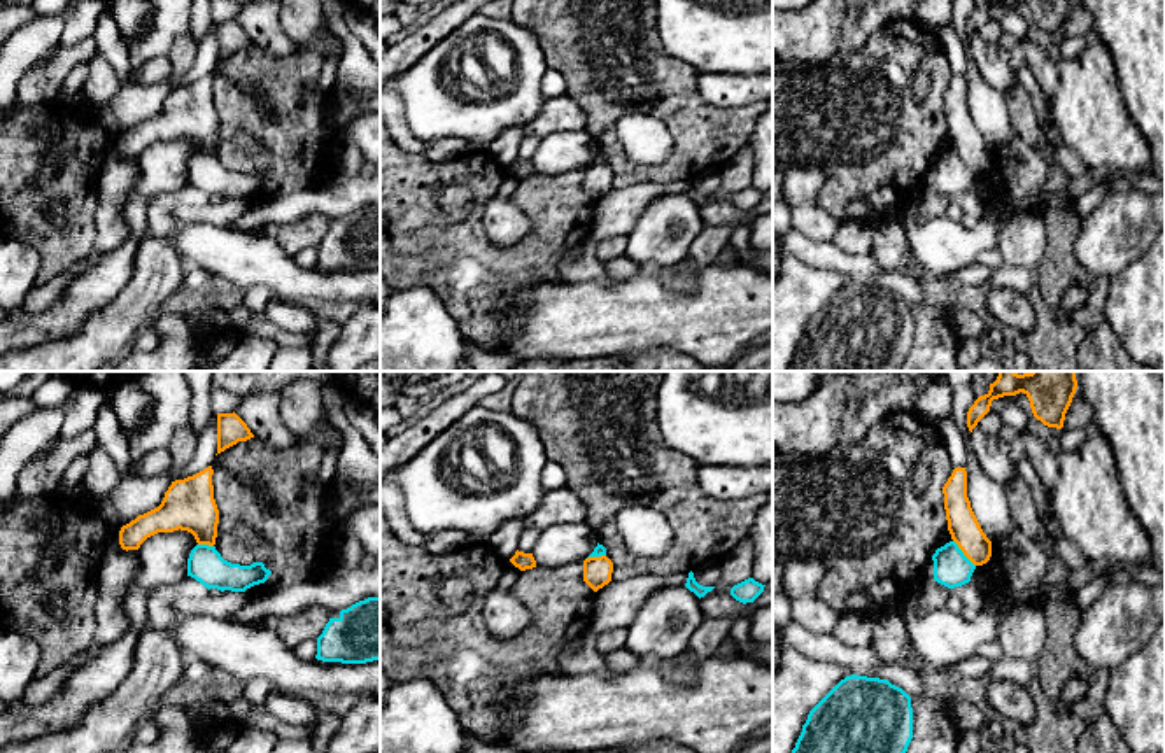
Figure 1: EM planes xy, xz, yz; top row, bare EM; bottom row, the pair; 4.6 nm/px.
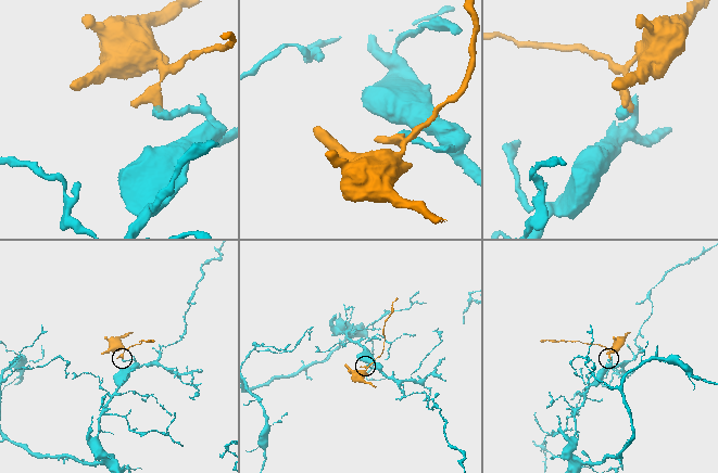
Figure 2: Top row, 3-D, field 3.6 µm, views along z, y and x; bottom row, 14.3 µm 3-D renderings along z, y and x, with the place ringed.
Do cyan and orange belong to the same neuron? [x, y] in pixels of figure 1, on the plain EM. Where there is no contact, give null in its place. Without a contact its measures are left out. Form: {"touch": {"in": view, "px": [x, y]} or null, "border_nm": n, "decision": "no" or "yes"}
{"touch": {"in": "yz", "px": [962, 161]}, "border_nm": 160, "decision": "no"}

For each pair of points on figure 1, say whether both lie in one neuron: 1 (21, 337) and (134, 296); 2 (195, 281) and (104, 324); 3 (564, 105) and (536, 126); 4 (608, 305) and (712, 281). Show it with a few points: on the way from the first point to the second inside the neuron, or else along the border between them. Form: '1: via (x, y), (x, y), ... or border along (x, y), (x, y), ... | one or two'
1: border along (130, 279), (70, 335) | two
2: border along (188, 267), (181, 288) | two
3: via (557, 112), (543, 125) | one
4: via (635, 305), (691, 305) | one

